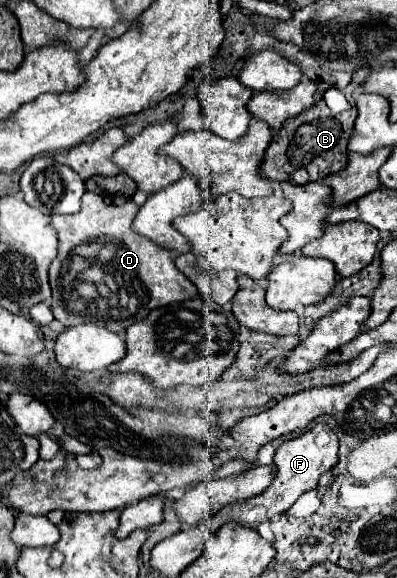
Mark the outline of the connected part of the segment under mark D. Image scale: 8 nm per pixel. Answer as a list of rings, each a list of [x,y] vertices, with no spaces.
[[[85,193],[79,213],[51,217],[51,223],[59,235],[59,253],[49,267],[49,281],[53,289],[51,309],[55,319],[65,327],[93,323],[115,333],[123,333],[129,325],[149,315],[151,309],[191,299],[197,293],[197,287],[175,267],[173,253],[169,249],[131,229],[137,209],[139,207],[131,199],[125,205],[113,207],[103,201],[102,195]]]

